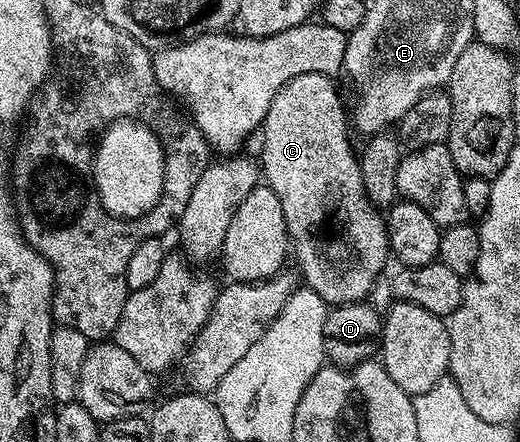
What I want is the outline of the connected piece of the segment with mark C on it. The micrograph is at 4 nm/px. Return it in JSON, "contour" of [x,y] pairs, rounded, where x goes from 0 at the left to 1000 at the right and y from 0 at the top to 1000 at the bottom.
{"contour":[[[592,165],[590,170],[567,170],[567,179],[560,179],[560,188],[546,192],[537,206],[537,215],[529,215],[529,224],[521,224],[521,242],[510,262],[506,299],[512,305],[512,324],[508,324],[506,346],[498,355],[500,371],[506,376],[508,416],[517,419],[521,432],[529,432],[529,441],[537,441],[537,459],[544,459],[544,486],[552,500],[560,572],[565,584],[571,579],[573,604],[569,602],[569,606],[575,611],[585,643],[606,656],[633,695],[704,679],[712,670],[717,645],[742,615],[738,613],[740,597],[752,590],[744,500],[735,475],[717,464],[713,450],[706,450],[706,432],[698,419],[698,396],[694,394],[694,367],[683,337],[679,346],[679,328],[671,321],[675,283],[667,271],[667,238],[656,231],[656,210],[648,204],[648,188],[642,176],[619,165]]]}

